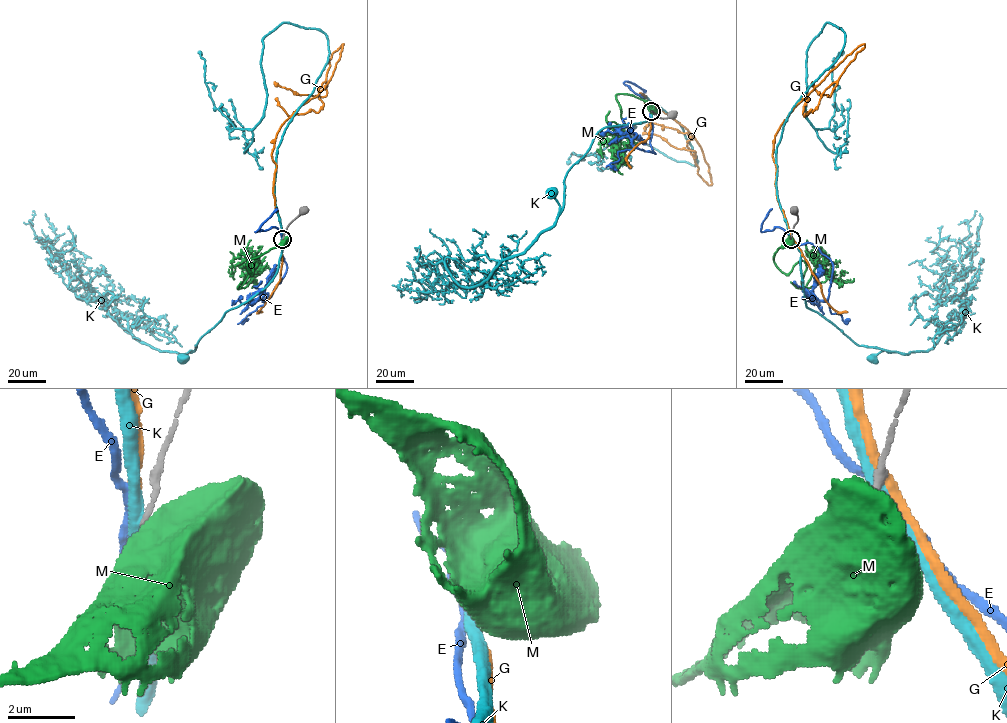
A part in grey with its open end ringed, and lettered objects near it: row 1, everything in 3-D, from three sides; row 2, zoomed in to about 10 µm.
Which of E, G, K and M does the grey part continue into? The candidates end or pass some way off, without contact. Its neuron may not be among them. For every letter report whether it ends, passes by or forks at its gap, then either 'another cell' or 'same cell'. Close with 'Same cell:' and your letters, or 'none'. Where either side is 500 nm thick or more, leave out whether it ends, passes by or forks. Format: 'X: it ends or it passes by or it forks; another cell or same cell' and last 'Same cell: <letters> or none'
E: it passes by; another cell
G: it passes by; another cell
K: it passes by; another cell
M: another cell
Same cell: none

